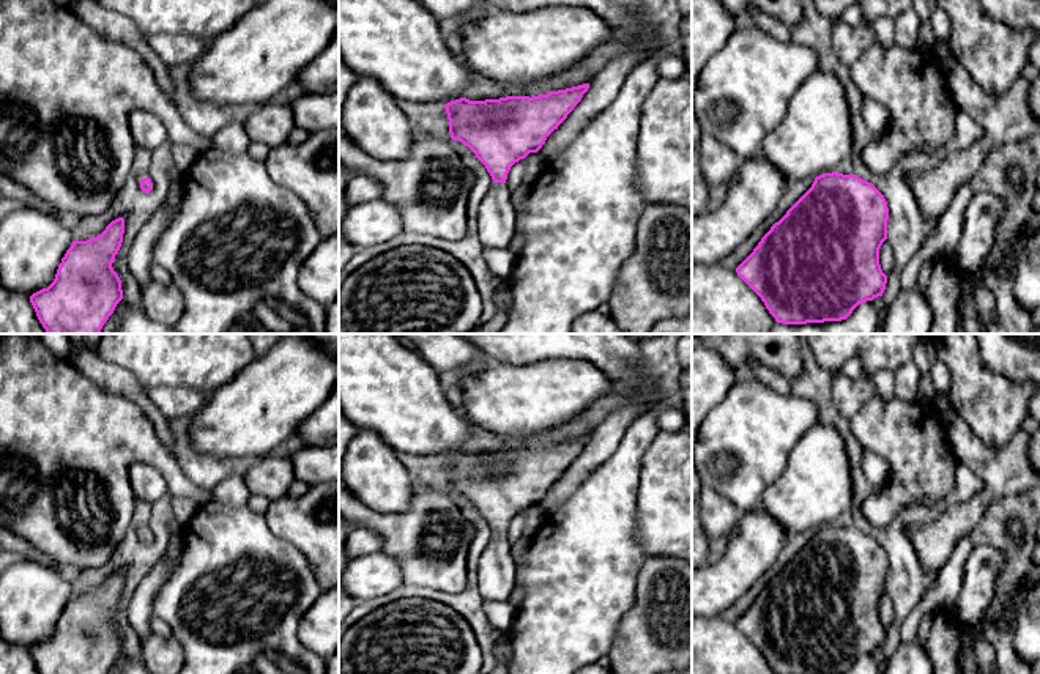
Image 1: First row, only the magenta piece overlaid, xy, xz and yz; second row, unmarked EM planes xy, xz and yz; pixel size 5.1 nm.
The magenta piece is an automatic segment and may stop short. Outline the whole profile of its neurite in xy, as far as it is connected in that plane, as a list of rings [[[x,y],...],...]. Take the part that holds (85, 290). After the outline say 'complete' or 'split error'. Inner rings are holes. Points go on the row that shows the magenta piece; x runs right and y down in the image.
[[[124,219],[112,220],[96,238],[72,241],[54,282],[30,296],[47,334],[99,334],[123,299],[112,263],[124,233]]]; complete

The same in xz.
[[[589,83],[539,96],[506,96],[444,104],[449,134],[485,165],[493,184],[479,206],[479,243],[485,249],[509,249],[517,209],[506,186],[511,167],[537,153],[588,91]]]; split error

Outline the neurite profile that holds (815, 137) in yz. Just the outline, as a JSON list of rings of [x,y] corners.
[[[815,71],[789,99],[783,121],[764,137],[761,153],[791,181],[835,172],[851,148],[851,110],[841,80]]]

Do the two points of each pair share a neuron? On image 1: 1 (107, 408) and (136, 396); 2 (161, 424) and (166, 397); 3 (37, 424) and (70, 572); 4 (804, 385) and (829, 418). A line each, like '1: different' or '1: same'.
1: different
2: different
3: different
4: same

